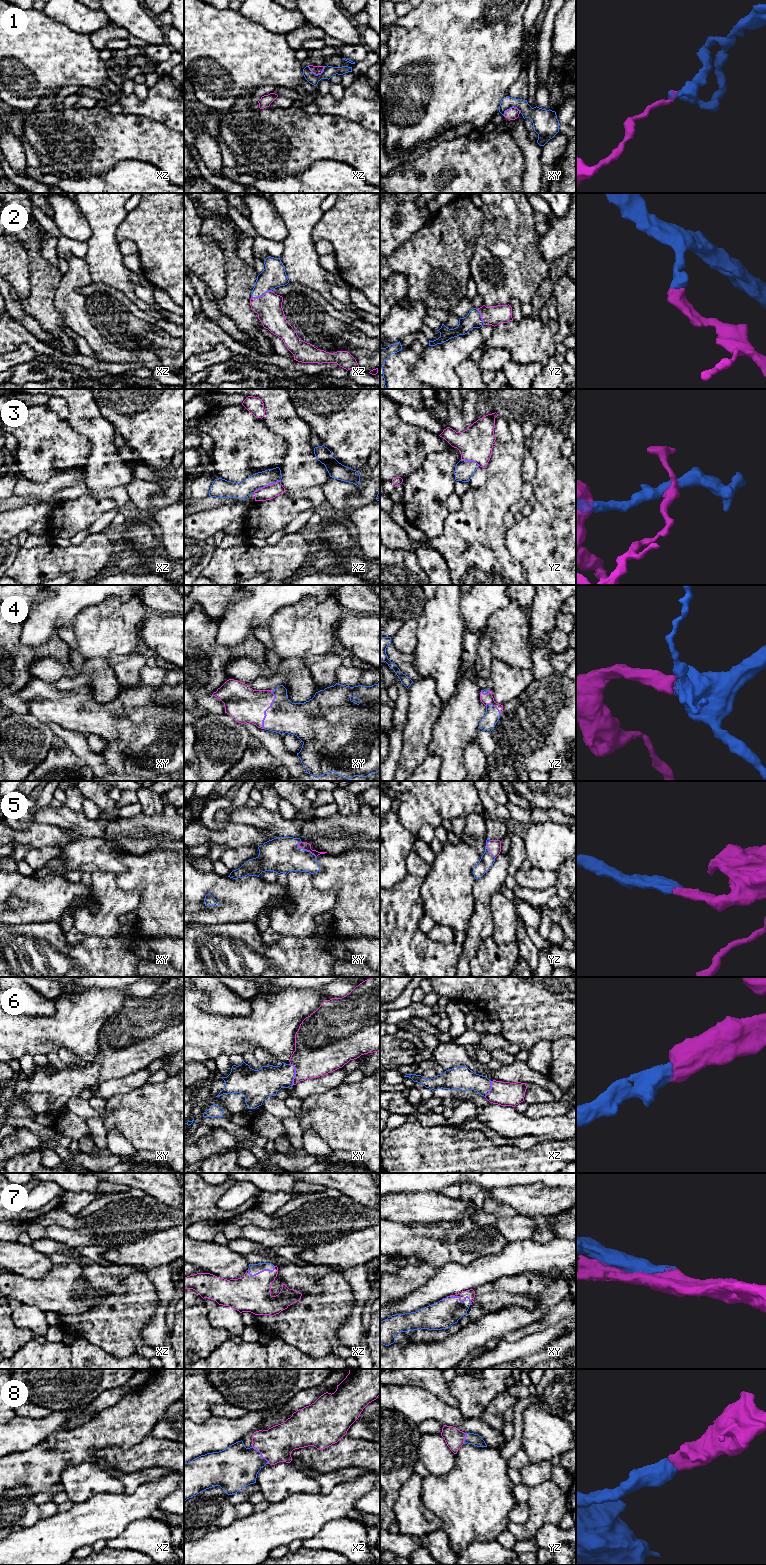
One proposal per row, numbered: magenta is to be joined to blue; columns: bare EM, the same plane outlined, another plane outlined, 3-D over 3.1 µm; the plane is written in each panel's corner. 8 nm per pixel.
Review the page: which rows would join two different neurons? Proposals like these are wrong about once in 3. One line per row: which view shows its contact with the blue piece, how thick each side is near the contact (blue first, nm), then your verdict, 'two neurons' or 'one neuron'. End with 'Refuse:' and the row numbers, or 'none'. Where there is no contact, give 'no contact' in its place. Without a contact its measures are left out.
1: xz | 90/70 nm | two neurons
2: xz | 190/200 nm | one neuron
3: xz | 130/120 nm | two neurons
4: xy | 260/280 nm | one neuron
5: xy | 280/60 nm | one neuron
6: xy | 240/360 nm | one neuron
7: xz | 90/300 nm | one neuron
8: xz | 340/280 nm | one neuron
Refuse: 1, 3

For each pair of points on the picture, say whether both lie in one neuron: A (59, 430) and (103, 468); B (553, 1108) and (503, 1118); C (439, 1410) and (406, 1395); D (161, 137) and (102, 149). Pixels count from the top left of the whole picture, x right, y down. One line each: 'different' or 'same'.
A: different
B: different
C: same
D: same

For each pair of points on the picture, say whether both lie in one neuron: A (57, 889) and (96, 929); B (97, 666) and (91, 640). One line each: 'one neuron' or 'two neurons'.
A: two neurons
B: two neurons

